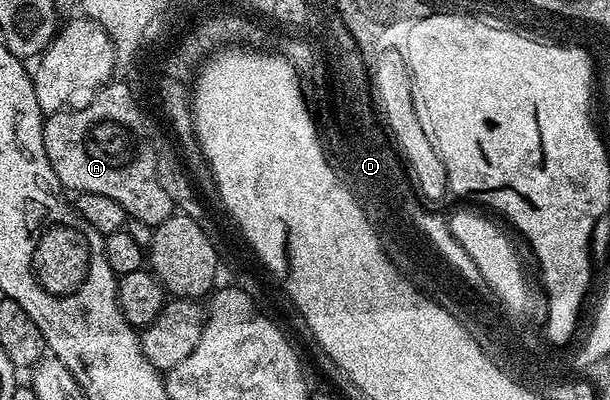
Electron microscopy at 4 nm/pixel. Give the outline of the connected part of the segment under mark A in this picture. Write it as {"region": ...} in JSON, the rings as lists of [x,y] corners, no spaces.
{"region":[[[114,80],[98,89],[87,107],[48,114],[44,118],[43,147],[62,190],[107,195],[107,199],[115,199],[129,217],[156,227],[174,213],[157,185],[142,138],[133,137],[129,130],[140,127],[141,109],[136,95],[125,85],[124,80]]]}

